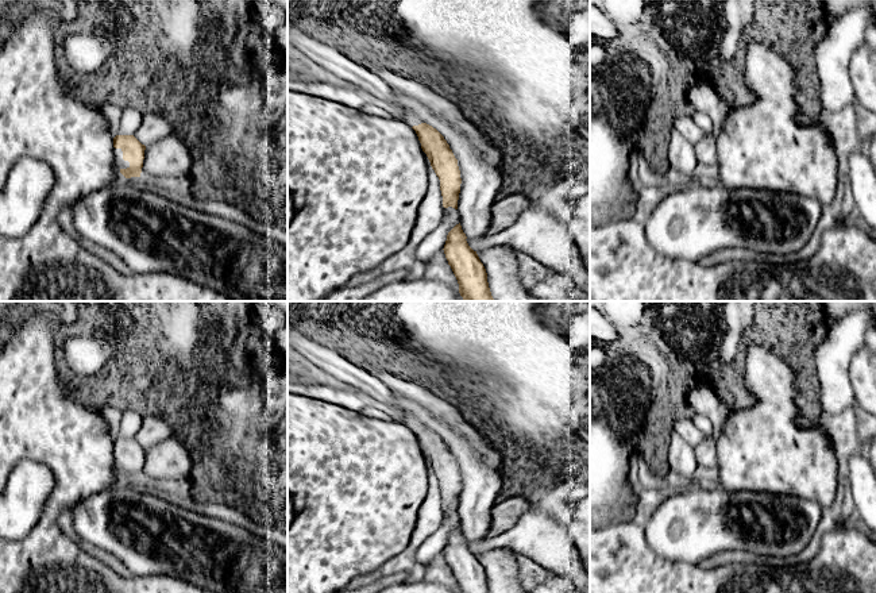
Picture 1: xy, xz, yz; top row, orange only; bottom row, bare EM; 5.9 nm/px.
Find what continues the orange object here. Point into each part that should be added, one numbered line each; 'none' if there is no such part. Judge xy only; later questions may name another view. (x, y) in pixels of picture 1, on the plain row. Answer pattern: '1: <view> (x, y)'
1: xy (118, 457)

